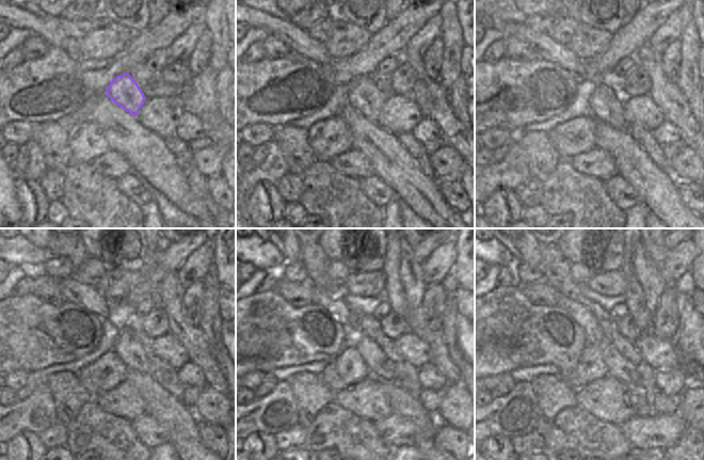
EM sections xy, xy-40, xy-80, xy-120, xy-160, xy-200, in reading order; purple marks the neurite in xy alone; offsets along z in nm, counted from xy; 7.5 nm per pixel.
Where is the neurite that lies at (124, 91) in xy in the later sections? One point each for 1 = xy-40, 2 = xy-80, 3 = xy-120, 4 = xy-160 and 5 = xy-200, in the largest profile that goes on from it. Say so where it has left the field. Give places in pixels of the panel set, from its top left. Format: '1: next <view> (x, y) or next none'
1: next xy-40 (364, 95)
2: next xy-80 (605, 105)
3: next xy-120 (127, 347)
4: next xy-160 (379, 366)
5: next xy-200 (619, 367)

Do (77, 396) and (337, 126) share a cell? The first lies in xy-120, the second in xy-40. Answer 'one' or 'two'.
two

